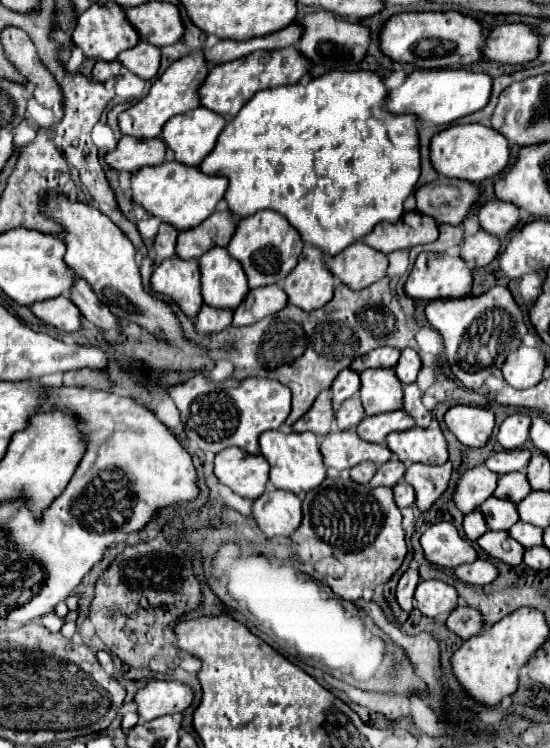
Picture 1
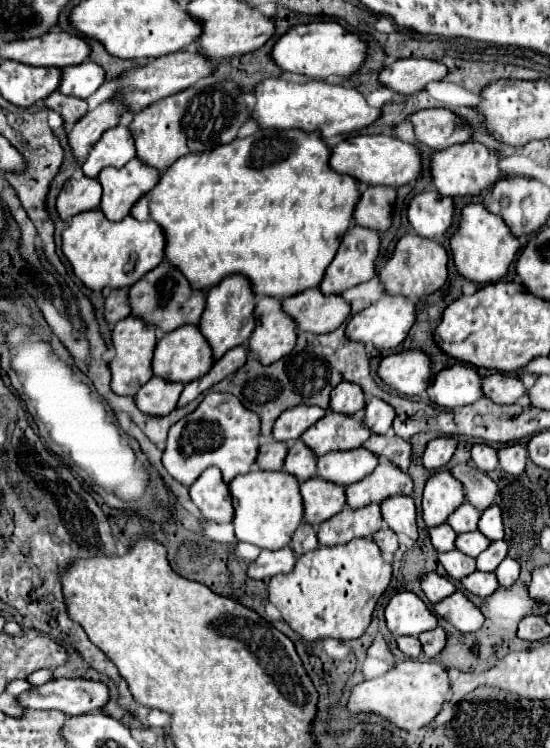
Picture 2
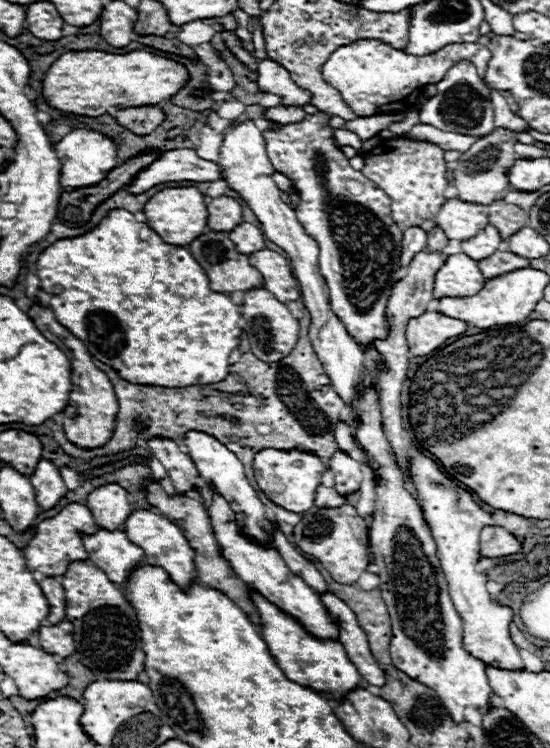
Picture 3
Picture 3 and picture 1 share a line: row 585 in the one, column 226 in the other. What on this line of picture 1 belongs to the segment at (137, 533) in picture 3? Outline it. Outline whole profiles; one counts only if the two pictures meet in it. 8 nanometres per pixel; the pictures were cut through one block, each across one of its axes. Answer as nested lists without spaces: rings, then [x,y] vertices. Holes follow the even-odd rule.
[[[162,162],[158,166],[146,166],[132,174],[132,200],[142,204],[150,214],[160,216],[164,222],[178,230],[194,228],[204,222],[224,198],[228,178],[210,176],[198,170],[198,166],[184,166],[182,162]]]

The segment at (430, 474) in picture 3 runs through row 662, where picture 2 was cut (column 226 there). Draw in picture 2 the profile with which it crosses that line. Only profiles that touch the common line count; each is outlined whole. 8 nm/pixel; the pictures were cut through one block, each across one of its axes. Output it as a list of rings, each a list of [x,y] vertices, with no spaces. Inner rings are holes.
[[[218,468],[204,470],[190,486],[190,498],[206,520],[216,524],[232,522],[232,498]]]

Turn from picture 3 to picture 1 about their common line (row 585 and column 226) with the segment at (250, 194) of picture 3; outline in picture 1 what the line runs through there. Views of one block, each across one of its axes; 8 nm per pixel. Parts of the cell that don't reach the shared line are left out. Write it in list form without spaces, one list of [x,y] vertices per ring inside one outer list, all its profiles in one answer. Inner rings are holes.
[[[198,372],[190,380],[170,386],[166,392],[182,414],[188,438],[210,452],[238,446],[248,454],[258,454],[258,436],[264,430],[276,430],[290,414],[290,390],[268,378],[204,382],[204,374]]]

